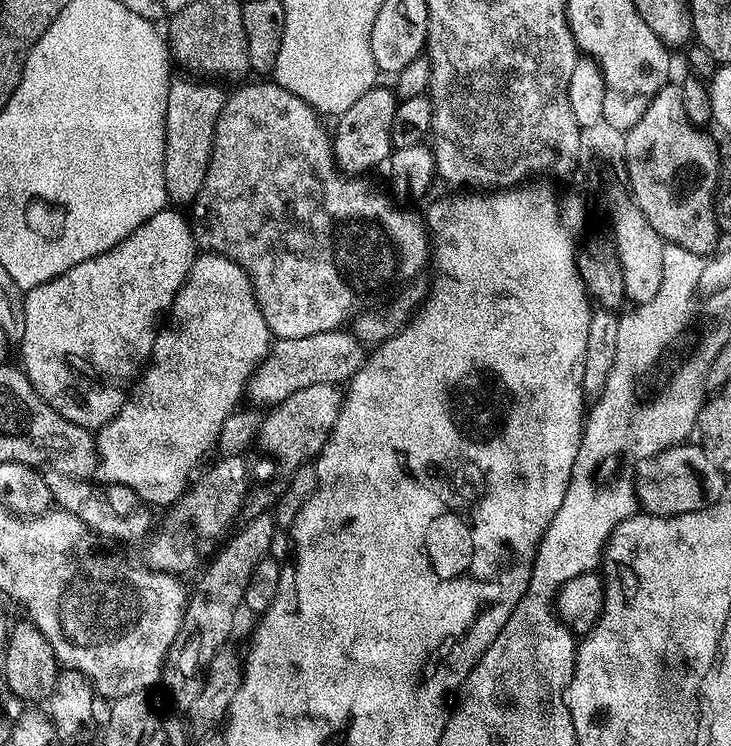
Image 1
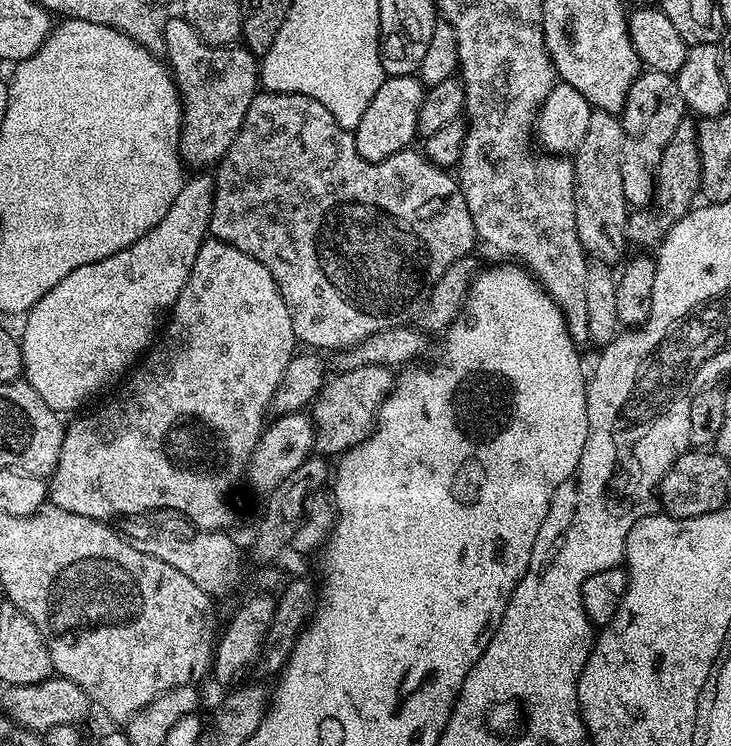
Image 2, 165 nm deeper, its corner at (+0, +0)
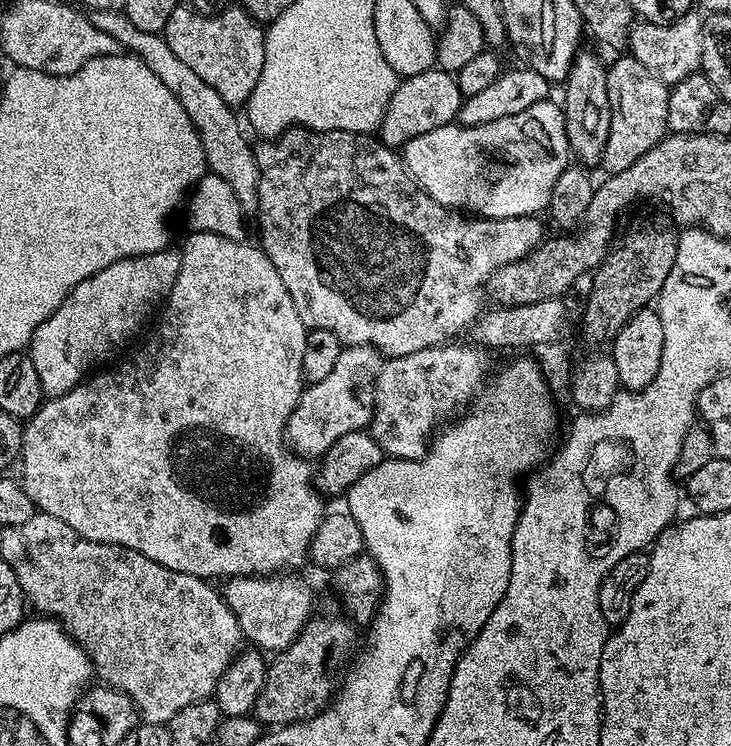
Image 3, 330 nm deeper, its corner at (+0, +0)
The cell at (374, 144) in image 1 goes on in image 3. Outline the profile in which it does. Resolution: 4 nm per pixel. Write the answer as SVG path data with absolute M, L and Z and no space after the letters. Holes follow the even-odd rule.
M433 66L422 74L403 77L397 83L380 122L378 129L380 143L387 148L400 150L409 140L418 138L418 134L430 134L430 130L438 130L453 123L460 115L461 99L455 75L443 72L441 68Z

